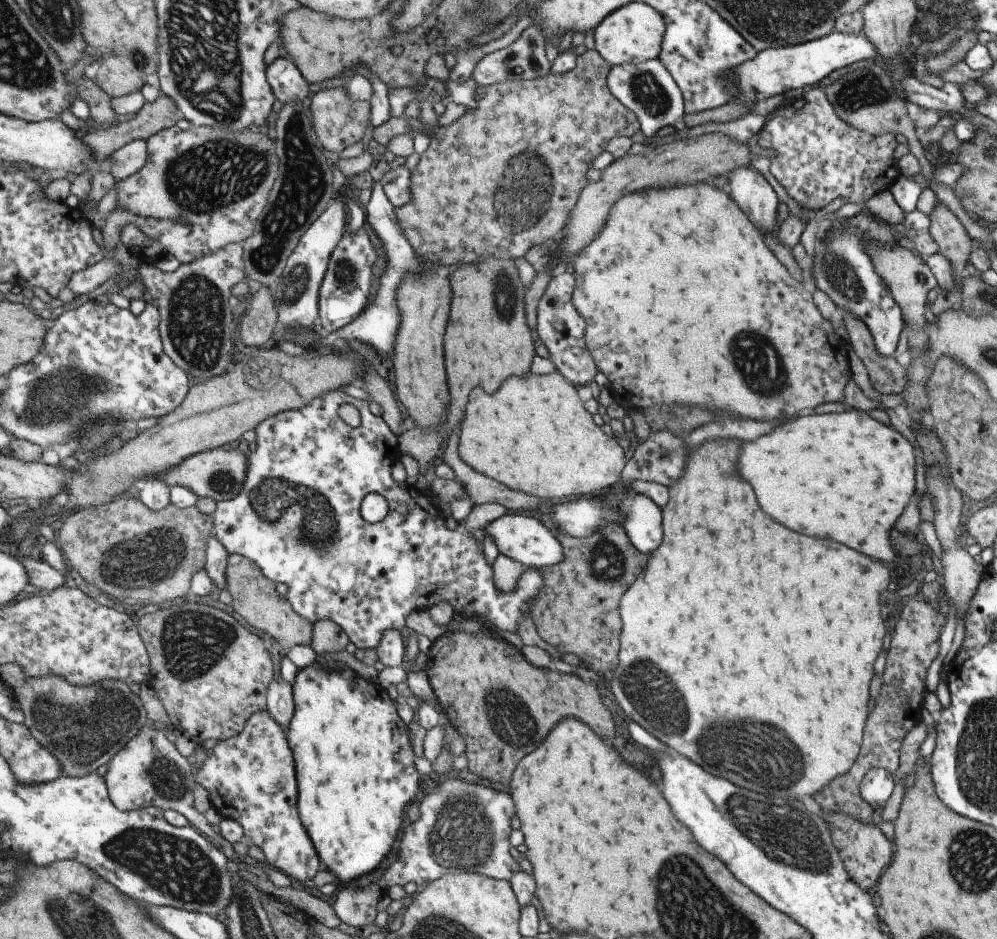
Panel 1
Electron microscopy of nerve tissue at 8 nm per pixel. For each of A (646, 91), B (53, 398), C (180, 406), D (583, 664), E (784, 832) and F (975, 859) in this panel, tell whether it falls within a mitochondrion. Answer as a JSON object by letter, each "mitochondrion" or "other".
{"A":"mitochondrion","B":"mitochondrion","C":"other","D":"other","E":"mitochondrion","F":"mitochondrion"}

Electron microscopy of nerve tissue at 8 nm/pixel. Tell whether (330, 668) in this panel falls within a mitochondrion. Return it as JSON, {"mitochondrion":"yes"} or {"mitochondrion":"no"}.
{"mitochondrion":"no"}

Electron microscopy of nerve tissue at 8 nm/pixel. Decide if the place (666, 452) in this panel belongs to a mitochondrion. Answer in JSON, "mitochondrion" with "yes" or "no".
{"mitochondrion":"yes"}

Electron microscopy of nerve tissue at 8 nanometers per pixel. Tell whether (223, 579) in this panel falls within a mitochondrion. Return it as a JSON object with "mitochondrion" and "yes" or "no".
{"mitochondrion":"no"}

